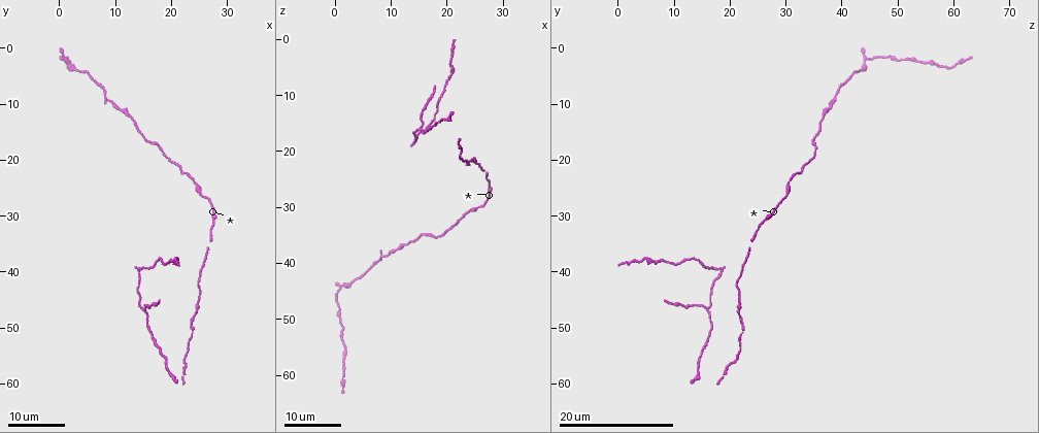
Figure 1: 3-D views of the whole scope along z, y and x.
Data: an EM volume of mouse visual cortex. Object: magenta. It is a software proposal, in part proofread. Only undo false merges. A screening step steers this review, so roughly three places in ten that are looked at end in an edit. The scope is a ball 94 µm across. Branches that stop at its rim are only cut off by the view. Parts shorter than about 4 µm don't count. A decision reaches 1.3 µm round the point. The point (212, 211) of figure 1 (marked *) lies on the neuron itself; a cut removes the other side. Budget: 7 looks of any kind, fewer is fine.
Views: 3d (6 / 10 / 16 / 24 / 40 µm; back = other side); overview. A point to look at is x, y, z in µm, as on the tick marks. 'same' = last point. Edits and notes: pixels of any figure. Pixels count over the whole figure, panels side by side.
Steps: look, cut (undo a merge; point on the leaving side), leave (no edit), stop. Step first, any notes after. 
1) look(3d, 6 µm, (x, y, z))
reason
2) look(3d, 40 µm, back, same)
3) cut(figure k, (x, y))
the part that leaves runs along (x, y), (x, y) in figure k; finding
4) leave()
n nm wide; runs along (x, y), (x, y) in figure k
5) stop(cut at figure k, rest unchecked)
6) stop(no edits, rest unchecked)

look(3d, 16 µm, (15.0, 46.5, 15.5))
three-way junction

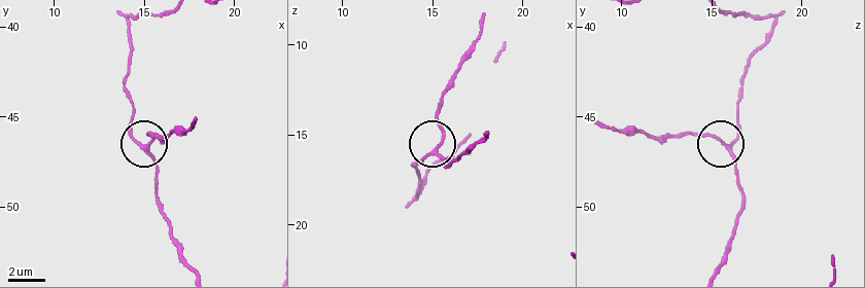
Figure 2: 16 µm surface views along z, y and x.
look(3d, 6 µm, (15.1, 46.6, 16.0))

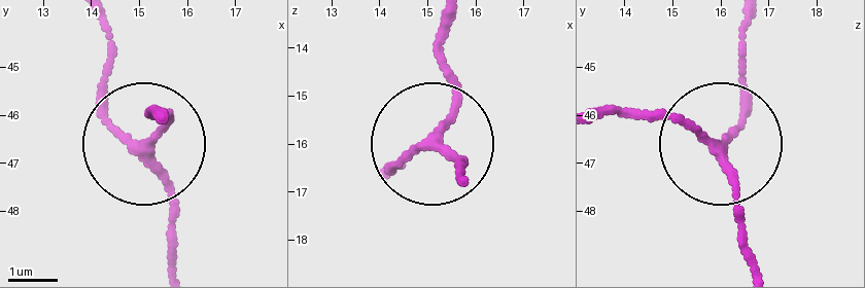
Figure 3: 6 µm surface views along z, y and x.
leave()
side arm 9 µm; one neuron here

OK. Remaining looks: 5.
look(3d, 24 µm, (14.0, 39.5, 18.5))
abrupt turn

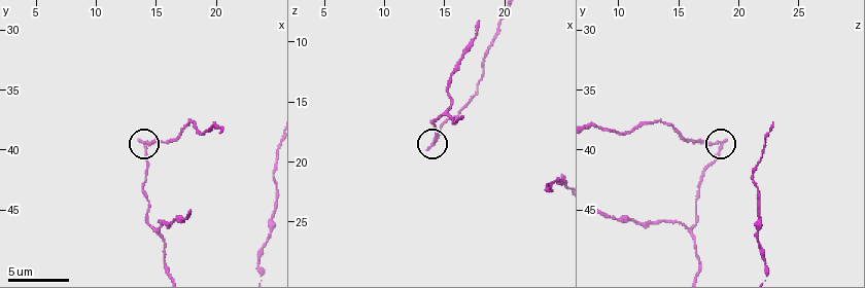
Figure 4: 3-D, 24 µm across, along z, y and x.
look(3d, 6 µm, (14.0, 40.0, 18.4))
closer look

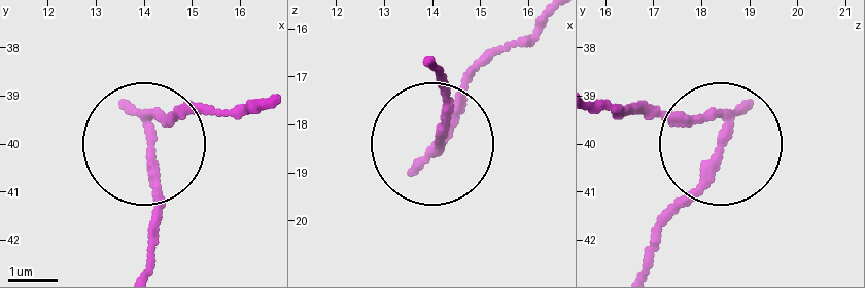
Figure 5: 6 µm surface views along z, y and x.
cut(figure 5, (175, 113))
190 nm wide; a second neuron is stuck on

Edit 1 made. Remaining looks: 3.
look(3d, 16 µm, (1.5, 2.0, 44.5))
thin arm on a thick one

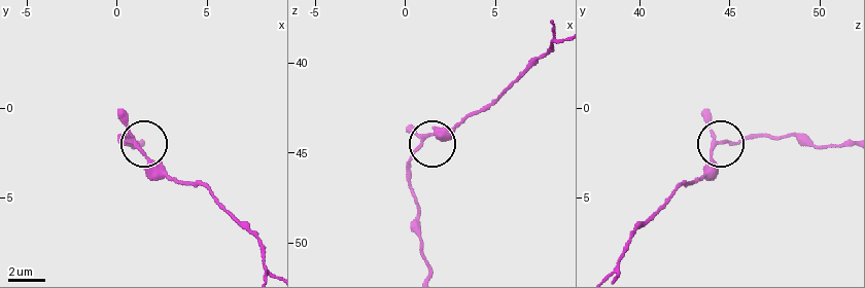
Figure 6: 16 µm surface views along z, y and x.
look(3d, 6 µm, (1.1, 2.1, 44.1))
closer look

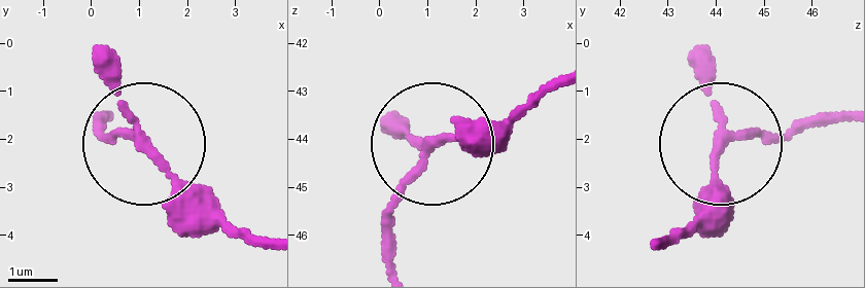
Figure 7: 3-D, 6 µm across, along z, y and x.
leave()
runs along (654, 248), (686, 227), (723, 145), (818, 120) in figure 7; all the same neuron

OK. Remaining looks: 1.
stop(cut at figure 5, rest unchecked)

